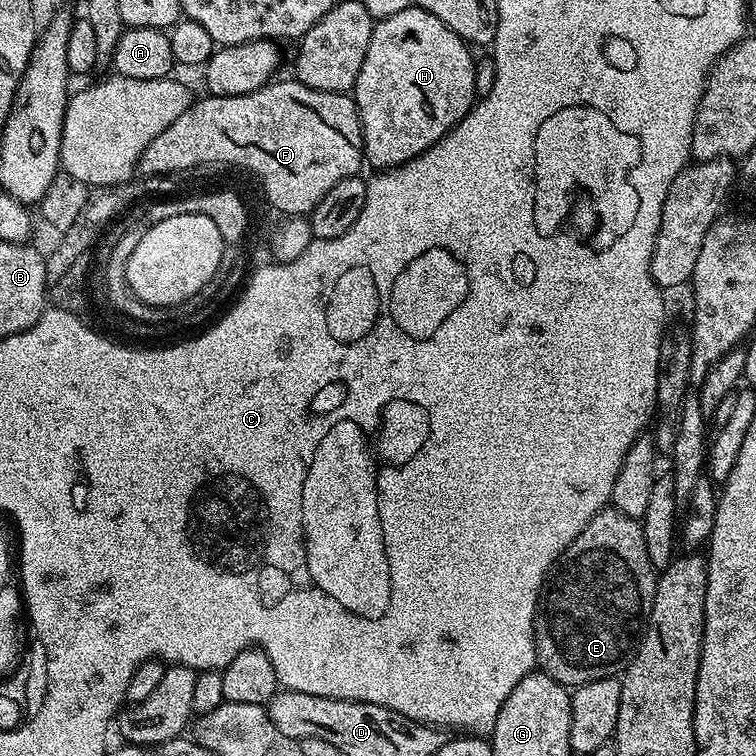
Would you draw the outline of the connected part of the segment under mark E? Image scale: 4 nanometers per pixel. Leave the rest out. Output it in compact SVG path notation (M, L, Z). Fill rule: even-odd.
M611 506L596 513L594 518L590 518L582 534L578 534L578 538L570 542L570 546L563 552L560 559L553 564L552 571L548 573L548 579L544 581L544 587L540 590L540 600L536 604L536 663L539 671L545 672L550 678L554 678L559 684L565 686L579 686L607 676L619 677L623 674L629 662L636 657L636 651L640 649L640 637L644 634L648 615L652 609L657 579L657 569L652 567L650 554L646 554L646 540L642 534L641 521L630 518Z

